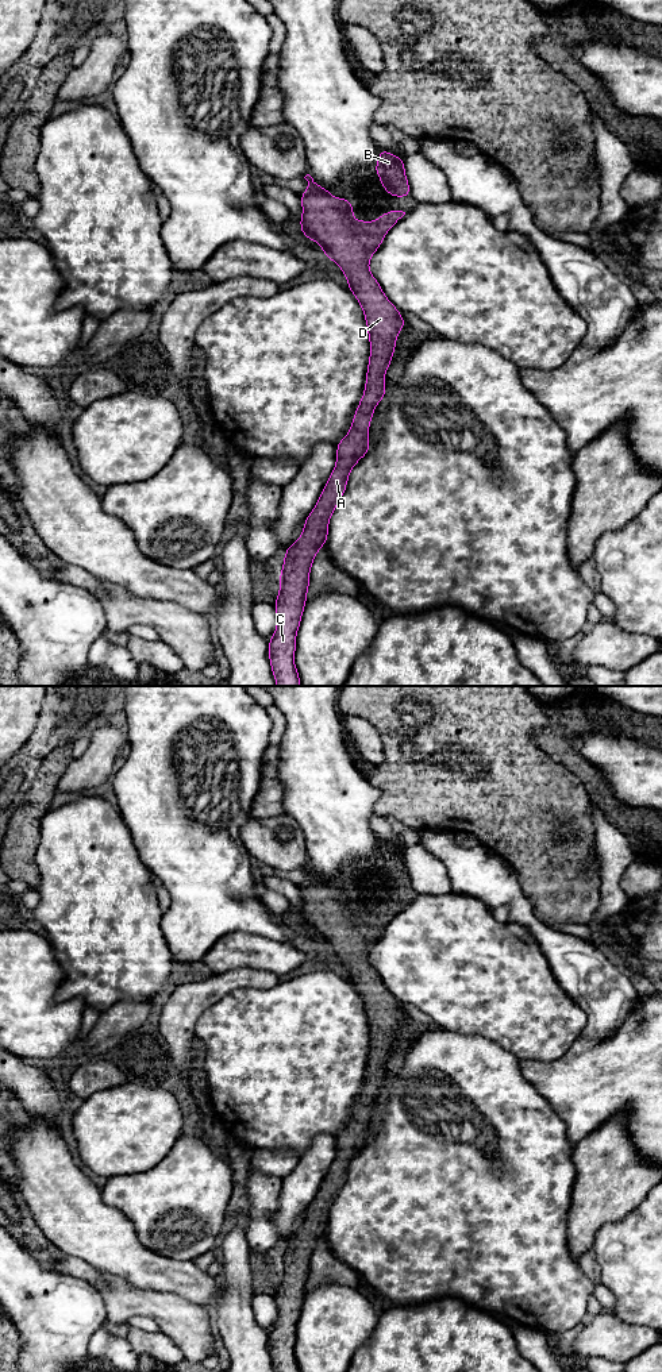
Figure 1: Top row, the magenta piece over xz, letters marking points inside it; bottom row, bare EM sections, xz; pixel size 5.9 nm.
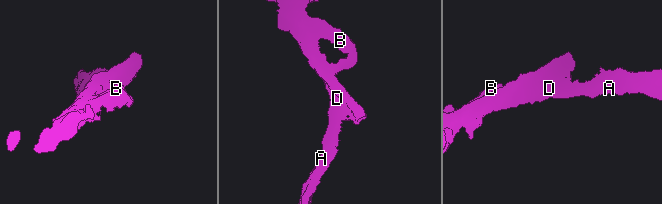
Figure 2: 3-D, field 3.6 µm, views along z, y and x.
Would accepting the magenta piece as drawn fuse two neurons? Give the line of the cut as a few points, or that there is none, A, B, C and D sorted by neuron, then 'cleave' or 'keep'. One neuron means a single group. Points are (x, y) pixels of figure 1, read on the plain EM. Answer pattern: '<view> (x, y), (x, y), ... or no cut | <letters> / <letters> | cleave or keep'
no cut | A B C D | keep

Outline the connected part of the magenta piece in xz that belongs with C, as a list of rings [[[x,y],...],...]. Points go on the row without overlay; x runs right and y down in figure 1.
[[[307,866],[308,880],[300,886],[303,906],[300,920],[305,929],[319,934],[323,945],[334,952],[347,970],[347,979],[354,984],[359,994],[370,1033],[370,1048],[366,1063],[365,1084],[353,1107],[353,1115],[349,1125],[336,1136],[336,1156],[309,1207],[304,1213],[301,1228],[285,1241],[282,1261],[278,1268],[280,1283],[274,1294],[277,1306],[277,1319],[269,1330],[269,1353],[274,1372],[300,1372],[296,1356],[296,1326],[301,1314],[304,1298],[307,1295],[307,1283],[309,1280],[309,1264],[317,1242],[326,1237],[328,1230],[328,1213],[346,1183],[351,1160],[361,1149],[369,1145],[369,1118],[376,1097],[385,1090],[384,1070],[393,1051],[399,1022],[407,1017],[400,1007],[400,1002],[388,991],[378,972],[369,961],[372,947],[382,936],[388,922],[405,906],[403,902],[384,903],[376,913],[354,913],[353,895],[345,889],[334,890],[332,885],[317,876]]]

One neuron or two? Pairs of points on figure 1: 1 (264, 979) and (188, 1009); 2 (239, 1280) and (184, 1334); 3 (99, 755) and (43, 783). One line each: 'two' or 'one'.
1: one
2: two
3: two

